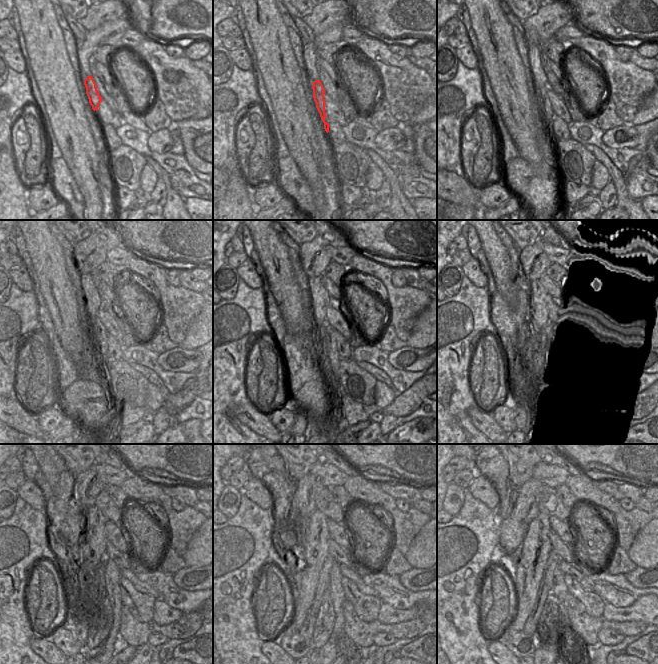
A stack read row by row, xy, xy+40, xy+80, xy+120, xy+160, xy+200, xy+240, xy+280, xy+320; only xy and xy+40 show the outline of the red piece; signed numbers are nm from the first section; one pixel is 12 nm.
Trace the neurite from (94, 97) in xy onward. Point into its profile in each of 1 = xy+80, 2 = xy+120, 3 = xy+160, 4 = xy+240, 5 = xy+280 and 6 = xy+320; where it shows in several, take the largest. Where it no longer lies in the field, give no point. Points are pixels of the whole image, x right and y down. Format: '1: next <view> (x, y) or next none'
1: next xy+80 (547, 110)
2: next xy+120 (100, 333)
3: next xy+160 (325, 328)
4: next xy+240 (102, 620)
5: next xy+280 (326, 617)
6: next xy+320 (549, 618)

